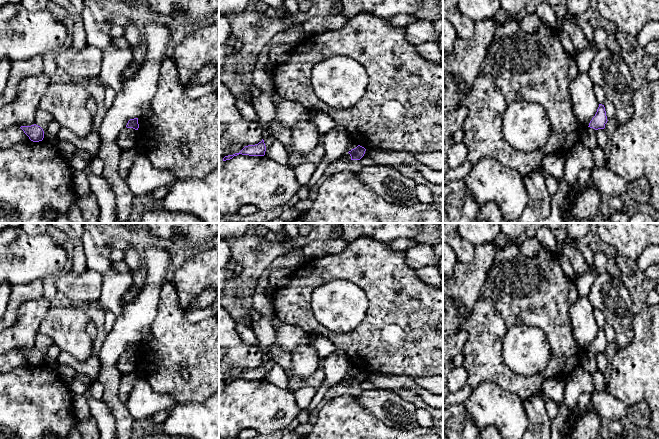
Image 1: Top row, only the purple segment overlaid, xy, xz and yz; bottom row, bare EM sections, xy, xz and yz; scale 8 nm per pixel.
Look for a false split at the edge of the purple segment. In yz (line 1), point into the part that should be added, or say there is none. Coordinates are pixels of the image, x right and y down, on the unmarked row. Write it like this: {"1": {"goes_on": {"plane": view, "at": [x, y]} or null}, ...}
{"1": {"goes_on": null}}

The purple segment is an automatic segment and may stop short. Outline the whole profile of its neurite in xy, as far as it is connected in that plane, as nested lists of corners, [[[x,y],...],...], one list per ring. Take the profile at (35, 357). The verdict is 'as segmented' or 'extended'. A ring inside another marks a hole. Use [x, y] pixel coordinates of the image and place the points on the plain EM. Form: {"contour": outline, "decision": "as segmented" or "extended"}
{"contour": [[[34,348],[31,350],[21,350],[20,351],[24,357],[29,361],[29,363],[33,366],[39,366],[42,365],[44,362],[44,355],[43,353]]], "decision": "as segmented"}

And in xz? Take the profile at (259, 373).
{"contour": [[[262,363],[262,365],[259,366],[258,368],[245,370],[239,377],[225,380],[223,382],[223,385],[230,384],[234,380],[237,380],[239,378],[249,379],[249,380],[264,380],[265,375],[266,375],[266,370],[265,370],[264,364]]], "decision": "as segmented"}

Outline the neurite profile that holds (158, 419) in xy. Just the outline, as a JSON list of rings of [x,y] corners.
[[[166,410],[161,411],[151,416],[151,420],[153,424],[155,424],[156,426],[161,426],[166,420],[166,418],[168,417],[168,415],[169,415],[169,411],[166,411]]]

